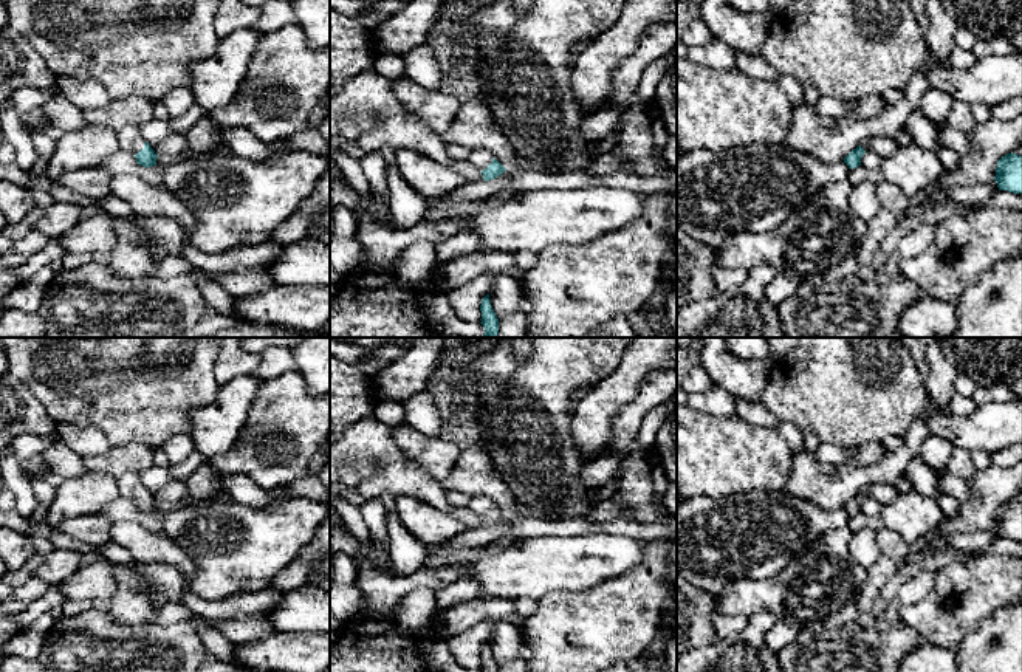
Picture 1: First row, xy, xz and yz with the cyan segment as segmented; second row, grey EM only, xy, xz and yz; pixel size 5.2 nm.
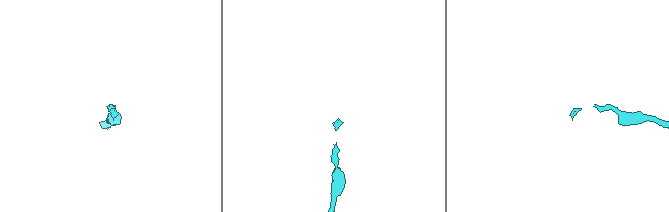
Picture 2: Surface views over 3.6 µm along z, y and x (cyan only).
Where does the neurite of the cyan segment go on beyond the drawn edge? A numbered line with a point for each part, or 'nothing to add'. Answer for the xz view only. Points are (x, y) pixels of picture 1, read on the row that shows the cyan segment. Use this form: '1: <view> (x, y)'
1: xz (480, 158)

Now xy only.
1: xy (130, 140)

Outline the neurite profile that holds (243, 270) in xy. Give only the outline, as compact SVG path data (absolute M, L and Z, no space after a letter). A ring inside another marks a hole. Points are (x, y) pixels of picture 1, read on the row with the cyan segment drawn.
M273 238L256 246L235 246L207 254L184 240L180 255L195 269L214 277L231 296L252 296L276 286L269 266L283 246Z

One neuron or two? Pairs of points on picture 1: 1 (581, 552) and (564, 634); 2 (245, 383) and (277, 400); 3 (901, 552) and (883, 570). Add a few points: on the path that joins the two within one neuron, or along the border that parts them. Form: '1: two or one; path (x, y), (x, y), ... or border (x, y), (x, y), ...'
1: two; border (607, 579), (586, 589), (555, 590), (538, 600)
2: two; border (264, 381), (243, 423)
3: two; border (881, 553), (903, 559)

